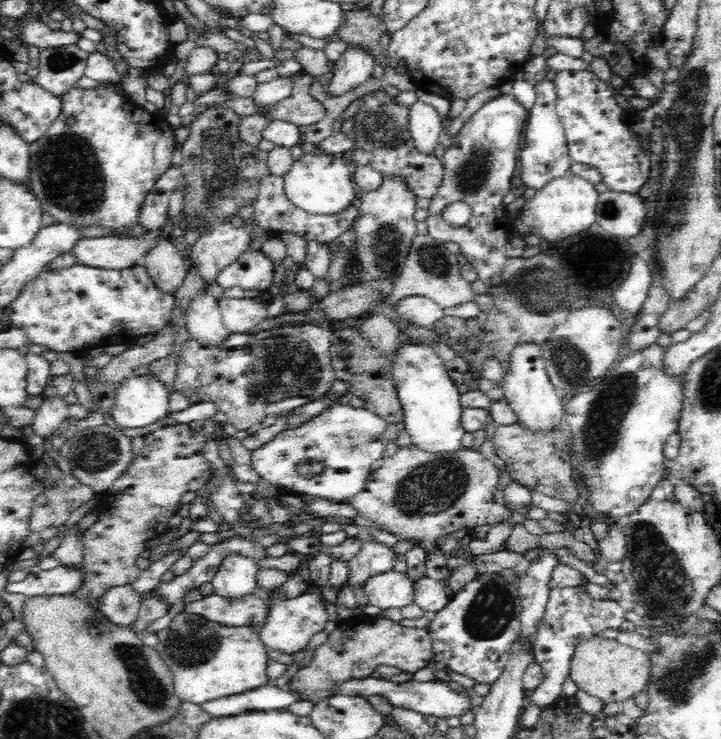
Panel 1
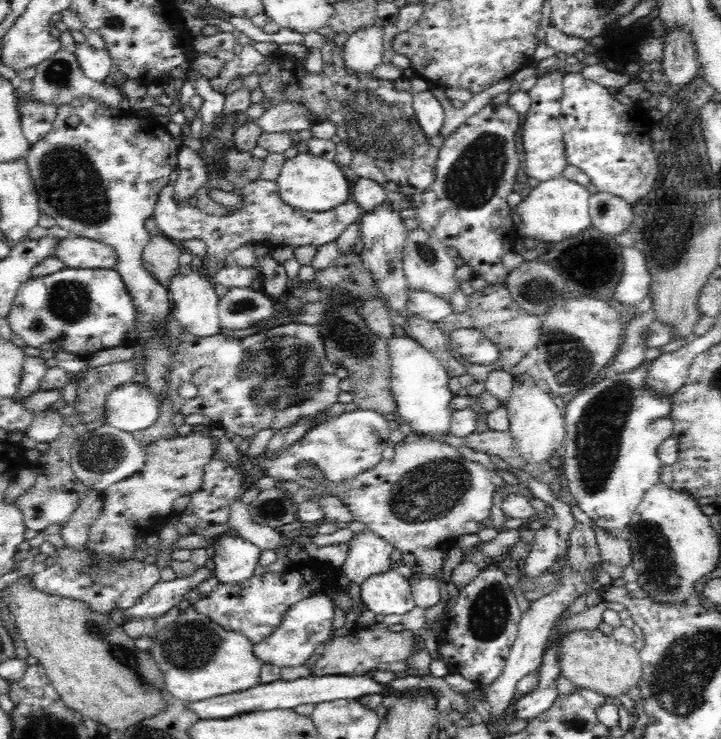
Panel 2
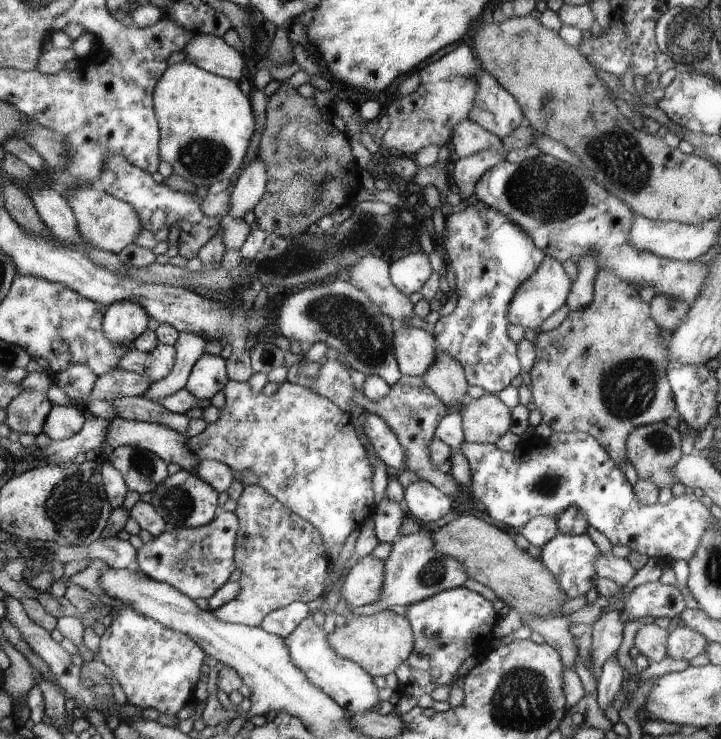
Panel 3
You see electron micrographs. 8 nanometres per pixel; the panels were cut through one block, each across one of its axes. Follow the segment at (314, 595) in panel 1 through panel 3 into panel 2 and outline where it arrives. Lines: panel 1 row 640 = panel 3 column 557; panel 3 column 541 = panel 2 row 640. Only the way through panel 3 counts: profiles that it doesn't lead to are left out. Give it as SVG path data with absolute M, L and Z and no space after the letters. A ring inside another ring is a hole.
M316 596L296 602L275 634L269 637L267 641L254 645L254 656L261 665L271 664L279 666L280 669L303 666L306 660L315 654L317 646L330 639L333 619L334 610L329 597Z

